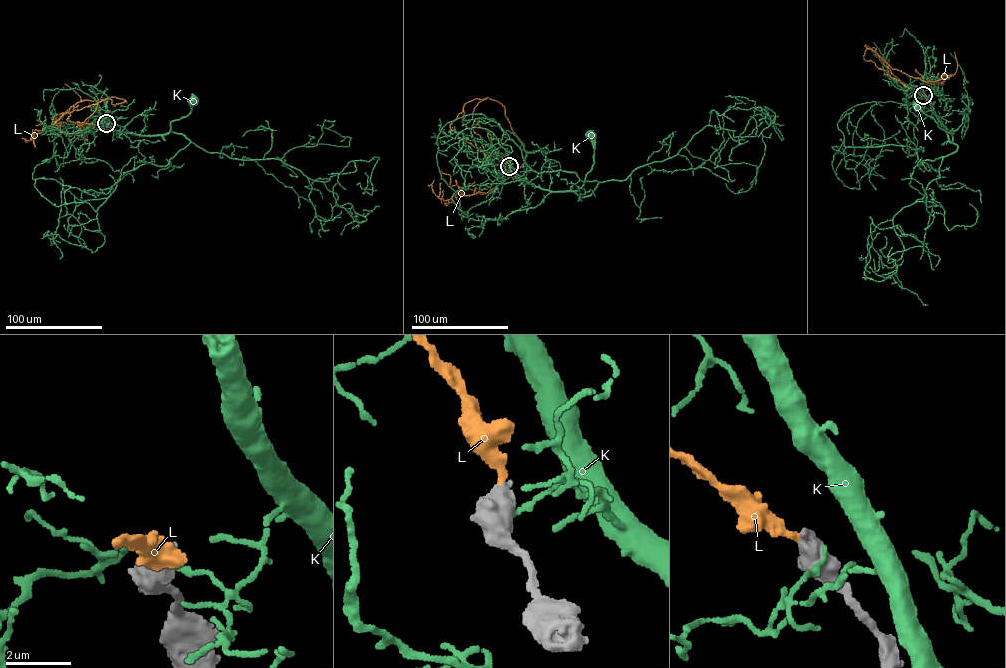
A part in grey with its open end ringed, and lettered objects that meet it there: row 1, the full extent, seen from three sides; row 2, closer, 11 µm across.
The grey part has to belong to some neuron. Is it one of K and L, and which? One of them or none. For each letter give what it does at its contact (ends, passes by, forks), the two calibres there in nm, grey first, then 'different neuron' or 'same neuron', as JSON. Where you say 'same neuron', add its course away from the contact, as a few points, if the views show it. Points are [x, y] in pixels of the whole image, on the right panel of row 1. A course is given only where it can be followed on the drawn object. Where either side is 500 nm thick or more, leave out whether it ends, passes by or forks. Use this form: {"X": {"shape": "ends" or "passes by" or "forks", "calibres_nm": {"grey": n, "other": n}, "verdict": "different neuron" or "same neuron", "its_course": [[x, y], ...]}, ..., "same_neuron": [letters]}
{"K": {"calibres_nm": {"grey": 850, "other": 160}, "verdict": "different neuron"}, "L": {"calibres_nm": {"grey": 650, "other": 320}, "verdict": "same neuron", "its_course": [[924, 95], [864, 60], [865, 50], [925, 81], [953, 75], [941, 77], [936, 86], [917, 78]]}, "same_neuron": ["L"]}

